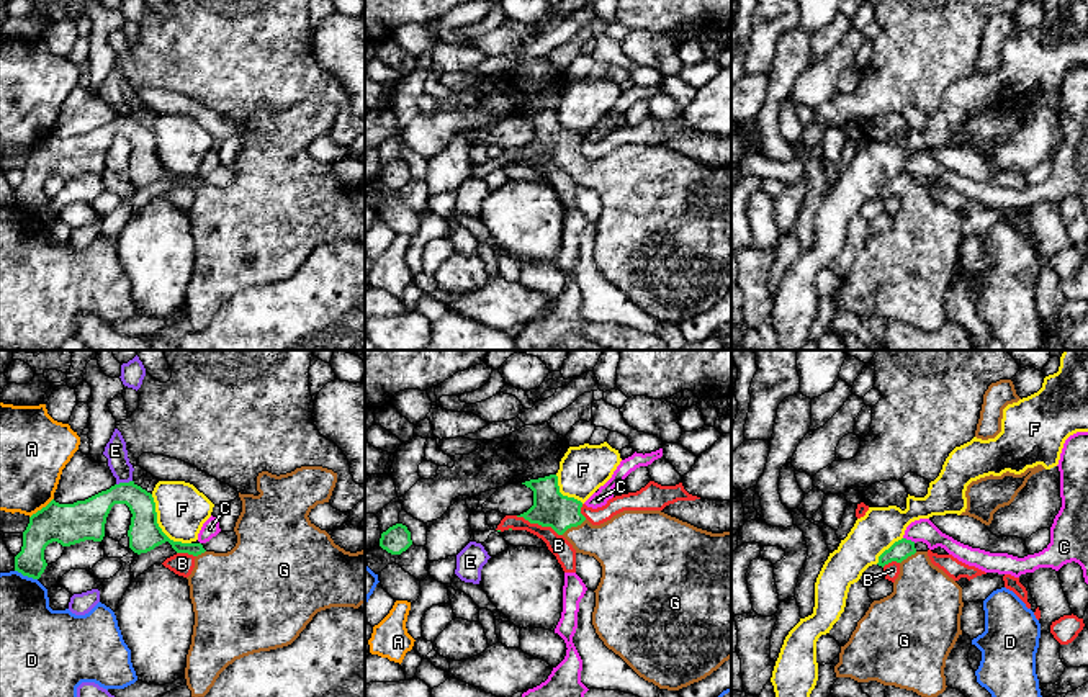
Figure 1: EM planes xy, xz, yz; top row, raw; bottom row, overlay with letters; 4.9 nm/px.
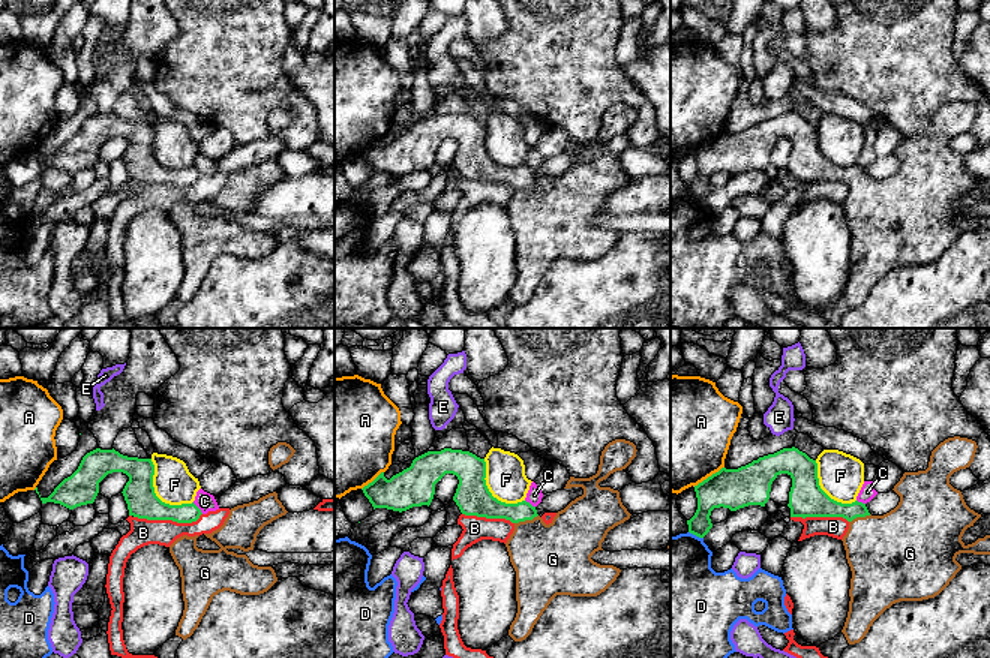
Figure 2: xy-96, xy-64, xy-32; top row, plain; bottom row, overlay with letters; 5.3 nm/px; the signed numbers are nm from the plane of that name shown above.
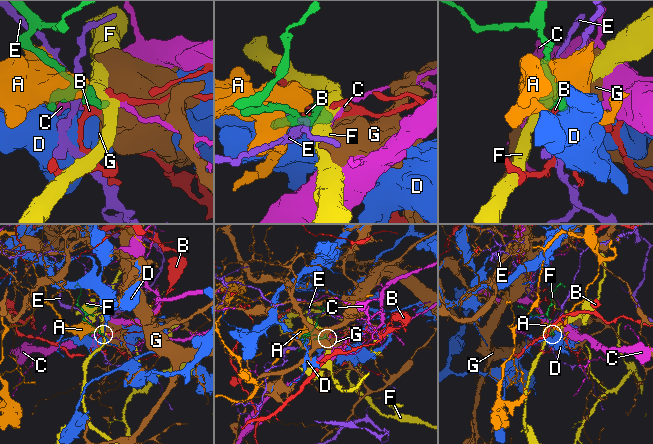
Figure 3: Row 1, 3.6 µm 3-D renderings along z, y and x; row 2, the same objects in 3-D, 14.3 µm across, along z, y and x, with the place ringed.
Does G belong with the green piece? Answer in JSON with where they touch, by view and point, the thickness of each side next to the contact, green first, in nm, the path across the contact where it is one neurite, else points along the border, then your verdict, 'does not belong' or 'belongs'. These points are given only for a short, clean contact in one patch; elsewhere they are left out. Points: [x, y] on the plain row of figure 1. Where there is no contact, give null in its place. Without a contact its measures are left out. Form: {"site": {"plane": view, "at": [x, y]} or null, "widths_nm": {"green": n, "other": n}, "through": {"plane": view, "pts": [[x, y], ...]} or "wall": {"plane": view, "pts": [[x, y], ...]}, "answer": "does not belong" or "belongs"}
{"site": {"plane": "xz", "at": [573, 159]}, "widths_nm": {"green": 180, "other": 260}, "through": {"plane": "xz", "pts": [[550, 141], [558, 144], [573, 159], [586, 172], [620, 177]]}, "answer": "belongs"}

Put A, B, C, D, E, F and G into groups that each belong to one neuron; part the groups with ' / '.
A / B / C / D / E / F / G

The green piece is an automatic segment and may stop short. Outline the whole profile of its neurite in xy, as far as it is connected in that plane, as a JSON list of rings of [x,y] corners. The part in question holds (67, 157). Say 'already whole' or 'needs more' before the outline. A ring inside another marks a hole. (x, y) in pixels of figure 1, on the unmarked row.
needs more | [[[301,100],[280,110],[259,106],[260,128],[239,126],[242,146],[234,160],[237,177],[227,187],[206,185],[201,177],[170,173],[157,157],[152,128],[134,115],[115,118],[74,137],[59,137],[52,133],[29,151],[21,185],[15,190],[15,205],[39,213],[47,200],[44,183],[49,177],[70,180],[85,173],[101,175],[111,141],[126,137],[133,147],[128,170],[134,187],[147,187],[169,175],[177,187],[195,190],[195,201],[187,211],[195,259],[185,313],[191,331],[205,331],[236,293],[291,278],[321,244],[358,242],[365,237],[365,183],[345,185],[308,151],[317,137],[329,136],[335,116],[337,106],[322,100]]]

